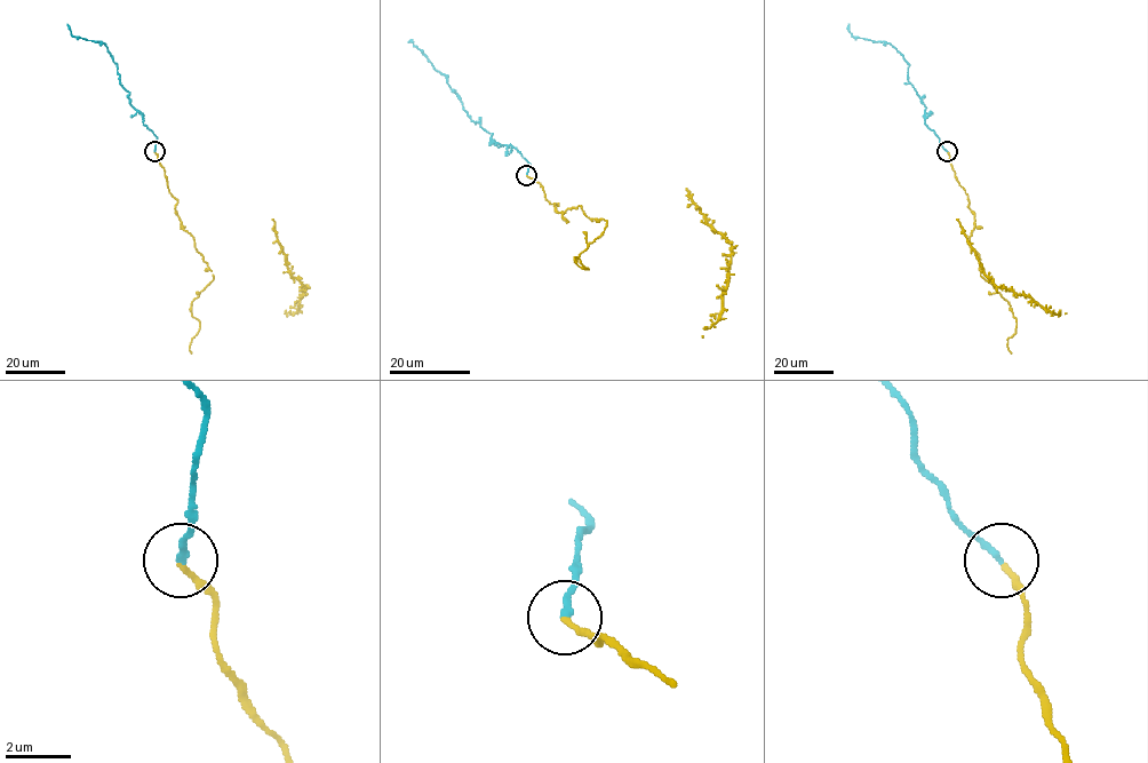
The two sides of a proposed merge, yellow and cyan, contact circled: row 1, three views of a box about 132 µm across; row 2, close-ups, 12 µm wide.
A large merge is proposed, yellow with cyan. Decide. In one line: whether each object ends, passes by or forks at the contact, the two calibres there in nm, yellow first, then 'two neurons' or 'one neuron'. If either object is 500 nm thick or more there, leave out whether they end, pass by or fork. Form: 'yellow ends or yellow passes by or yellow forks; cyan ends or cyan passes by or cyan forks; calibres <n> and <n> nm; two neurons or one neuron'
yellow ends; cyan ends; calibres 190 and 190 nm; one neuron

